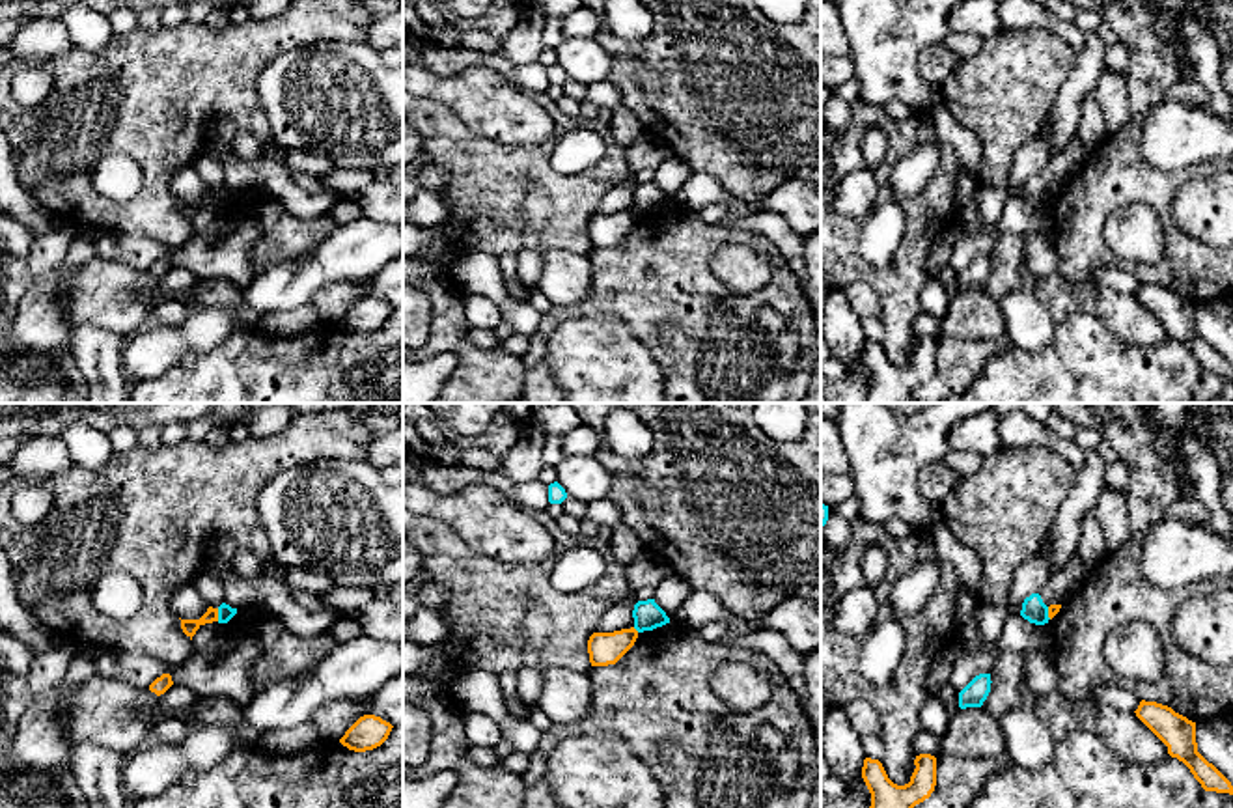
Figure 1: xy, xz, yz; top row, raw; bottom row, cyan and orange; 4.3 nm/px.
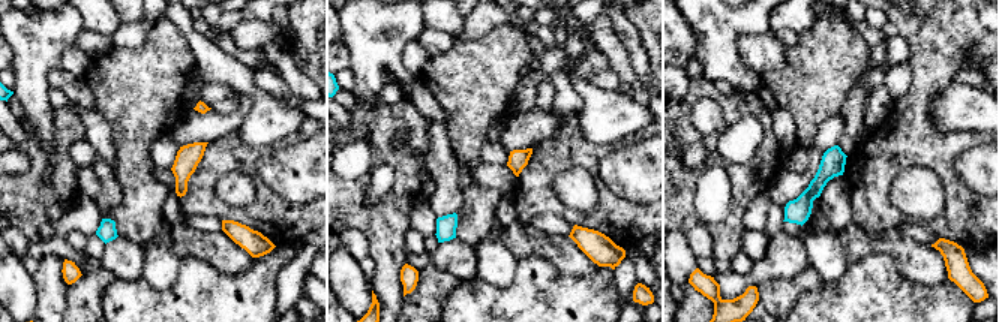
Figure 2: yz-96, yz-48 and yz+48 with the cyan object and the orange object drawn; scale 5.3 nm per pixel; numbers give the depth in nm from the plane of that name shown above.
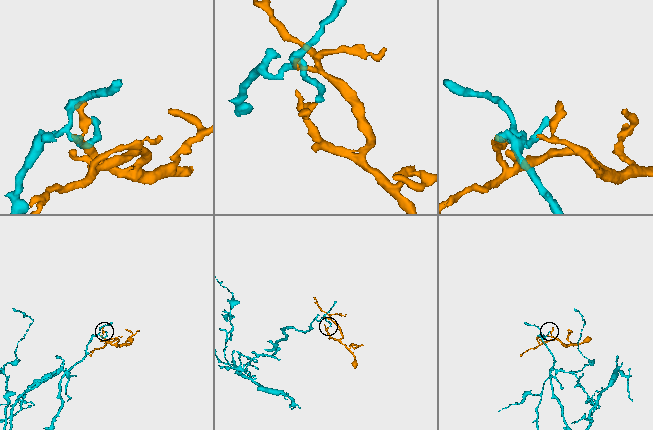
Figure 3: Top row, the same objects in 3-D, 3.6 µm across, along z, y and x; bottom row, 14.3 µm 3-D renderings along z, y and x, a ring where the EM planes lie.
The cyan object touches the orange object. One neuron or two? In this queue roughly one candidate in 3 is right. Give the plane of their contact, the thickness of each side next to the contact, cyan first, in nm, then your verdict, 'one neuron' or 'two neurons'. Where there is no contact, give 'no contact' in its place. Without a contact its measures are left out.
xy | 70/70 nm | two neurons

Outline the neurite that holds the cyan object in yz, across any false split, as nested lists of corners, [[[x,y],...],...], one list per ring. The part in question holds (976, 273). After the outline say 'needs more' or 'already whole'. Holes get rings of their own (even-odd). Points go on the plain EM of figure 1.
[[[991,256],[976,258],[961,274],[959,274],[959,289],[981,289],[991,274]]]; already whole

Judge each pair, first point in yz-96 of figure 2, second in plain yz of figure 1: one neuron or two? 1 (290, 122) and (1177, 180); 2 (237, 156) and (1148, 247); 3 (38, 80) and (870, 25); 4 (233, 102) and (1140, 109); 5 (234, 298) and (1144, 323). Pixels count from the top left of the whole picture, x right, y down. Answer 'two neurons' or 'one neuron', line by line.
1: two neurons
2: two neurons
3: one neuron
4: two neurons
5: two neurons

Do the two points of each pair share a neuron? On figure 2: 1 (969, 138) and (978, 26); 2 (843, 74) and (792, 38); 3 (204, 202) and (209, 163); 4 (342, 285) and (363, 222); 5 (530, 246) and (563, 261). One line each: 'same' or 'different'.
1: same
2: different
3: same
4: different
5: same

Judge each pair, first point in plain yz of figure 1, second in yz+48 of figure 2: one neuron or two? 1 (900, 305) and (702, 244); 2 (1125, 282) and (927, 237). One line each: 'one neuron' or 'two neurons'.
1: two neurons
2: one neuron

